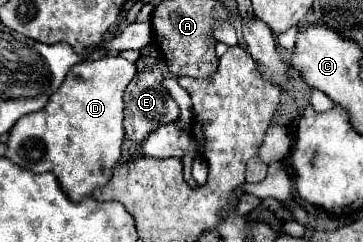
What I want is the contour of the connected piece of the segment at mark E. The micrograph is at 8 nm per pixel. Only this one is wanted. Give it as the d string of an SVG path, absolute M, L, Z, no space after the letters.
M144 66L138 70L138 74L132 78L132 82L126 88L124 94L124 134L128 140L142 144L146 140L146 134L152 134L158 126L170 124L180 116L180 108L176 100L170 96L170 92L164 88L164 74L156 66Z

